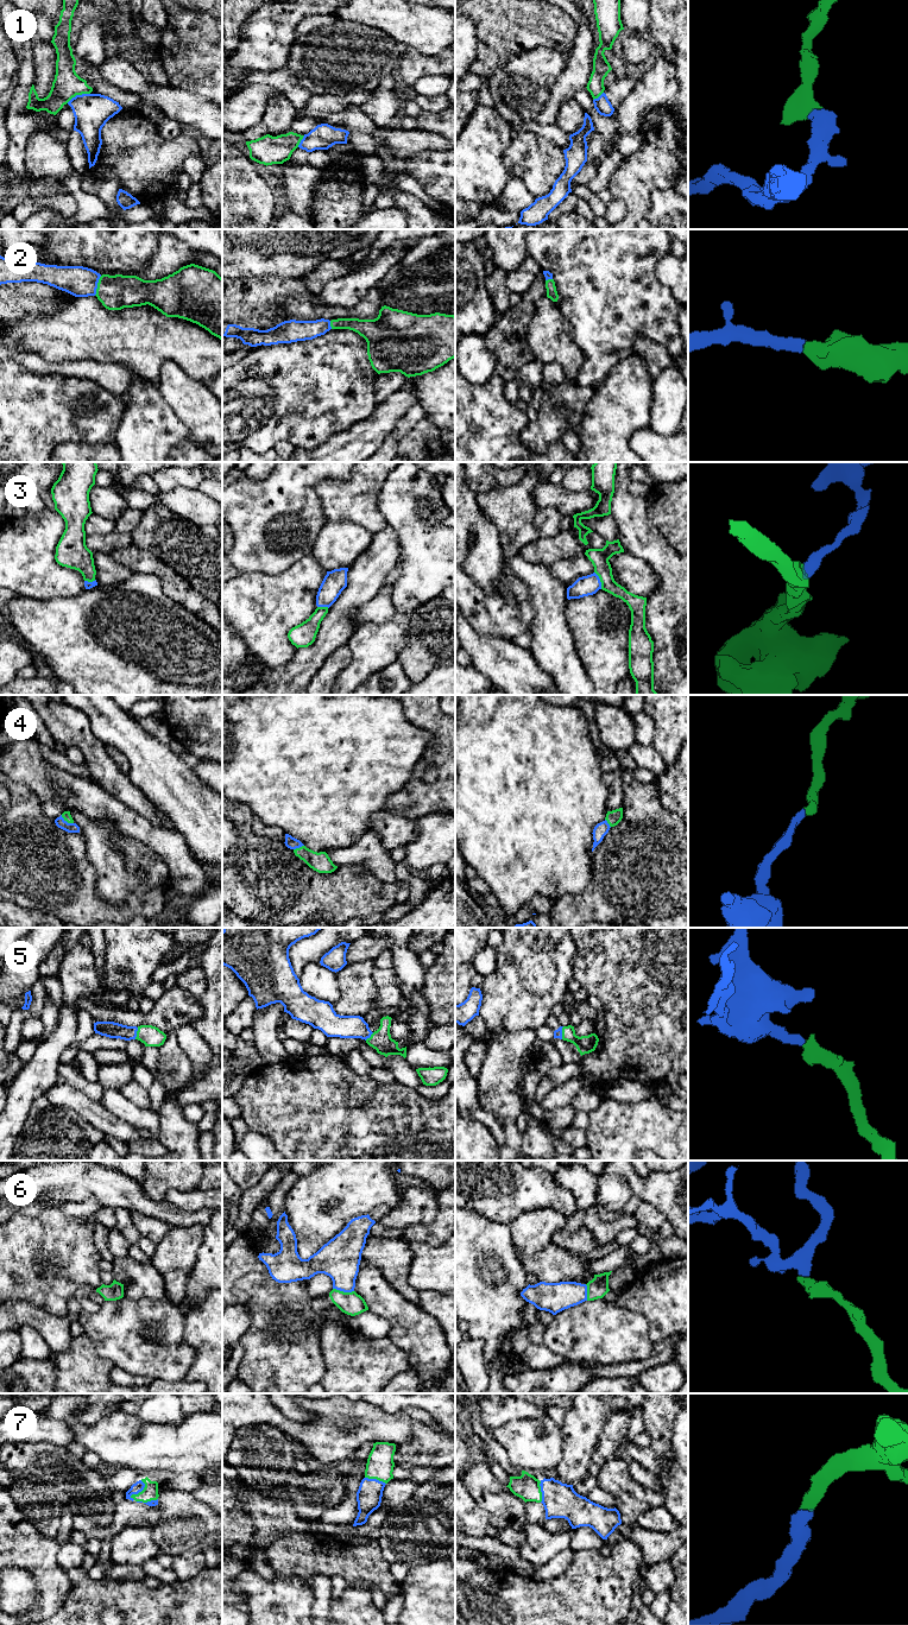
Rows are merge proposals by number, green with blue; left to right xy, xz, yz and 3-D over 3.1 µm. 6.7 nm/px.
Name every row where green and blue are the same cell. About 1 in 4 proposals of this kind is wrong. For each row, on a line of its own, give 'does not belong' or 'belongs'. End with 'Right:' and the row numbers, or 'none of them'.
1: does not belong
2: belongs
3: belongs
4: belongs
5: belongs
6: belongs
7: belongs
Right: 2, 3, 4, 5, 6, 7

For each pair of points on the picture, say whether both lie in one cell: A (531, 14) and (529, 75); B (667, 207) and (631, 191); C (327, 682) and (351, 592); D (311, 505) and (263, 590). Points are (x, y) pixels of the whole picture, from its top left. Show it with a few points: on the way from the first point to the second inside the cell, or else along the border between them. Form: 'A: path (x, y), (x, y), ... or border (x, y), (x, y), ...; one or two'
A: border (557, 51), (535, 46), (512, 55), (505, 63); two
B: border (670, 187), (651, 193), (650, 207), (644, 216); two
C: border (346, 644), (336, 647), (316, 670); two
D: border (296, 561), (277, 574), (245, 573); two

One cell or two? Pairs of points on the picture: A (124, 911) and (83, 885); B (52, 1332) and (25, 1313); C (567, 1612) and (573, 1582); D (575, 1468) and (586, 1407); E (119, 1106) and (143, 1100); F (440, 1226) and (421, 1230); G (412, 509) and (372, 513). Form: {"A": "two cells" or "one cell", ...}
{"A": "one cell", "B": "one cell", "C": "one cell", "D": "one cell", "E": "two cells", "F": "one cell", "G": "two cells"}

